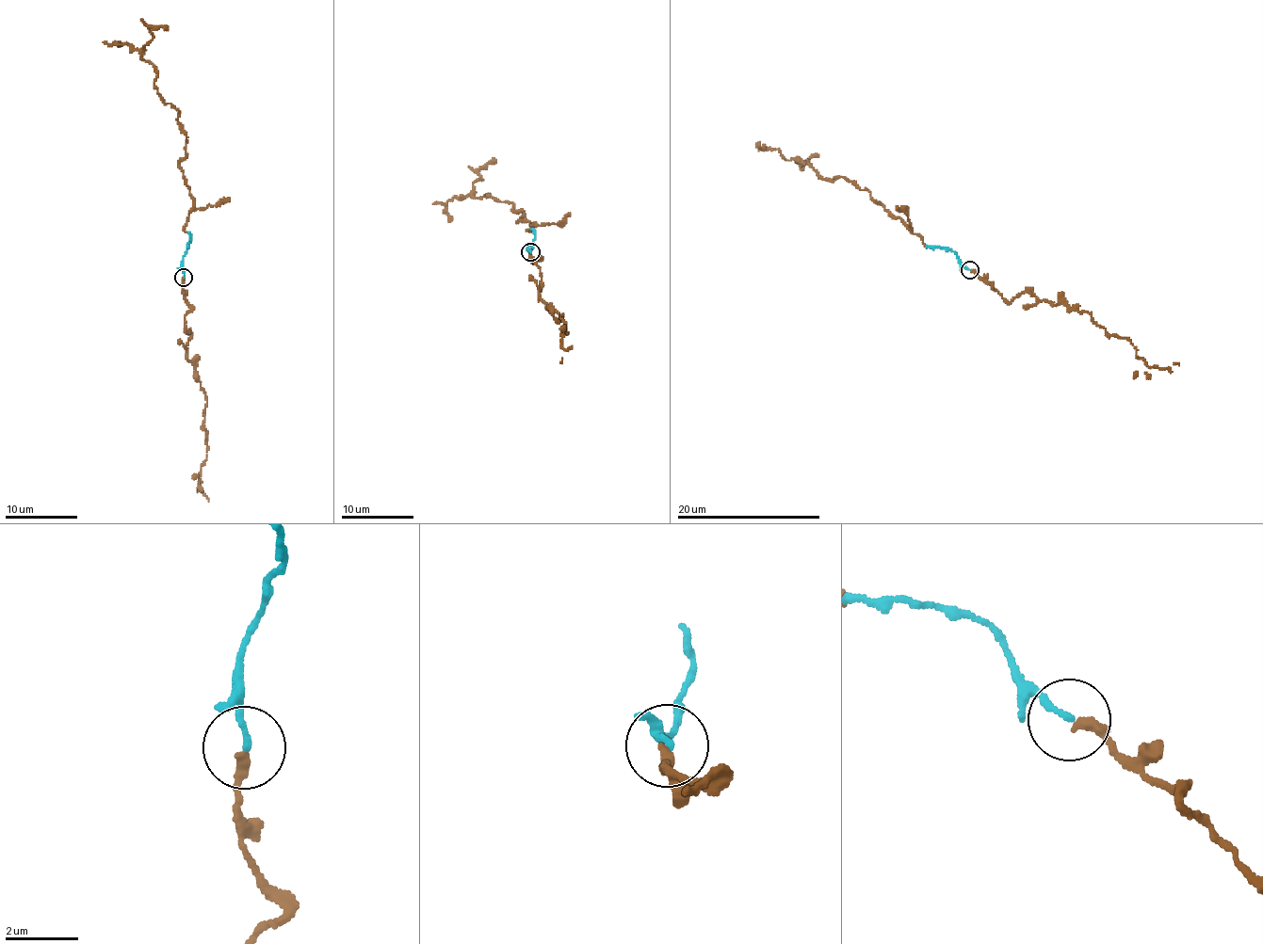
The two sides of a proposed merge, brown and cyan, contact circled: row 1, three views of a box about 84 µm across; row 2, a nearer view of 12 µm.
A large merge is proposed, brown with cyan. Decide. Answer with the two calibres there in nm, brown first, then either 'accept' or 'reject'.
300/170 nm | accept

